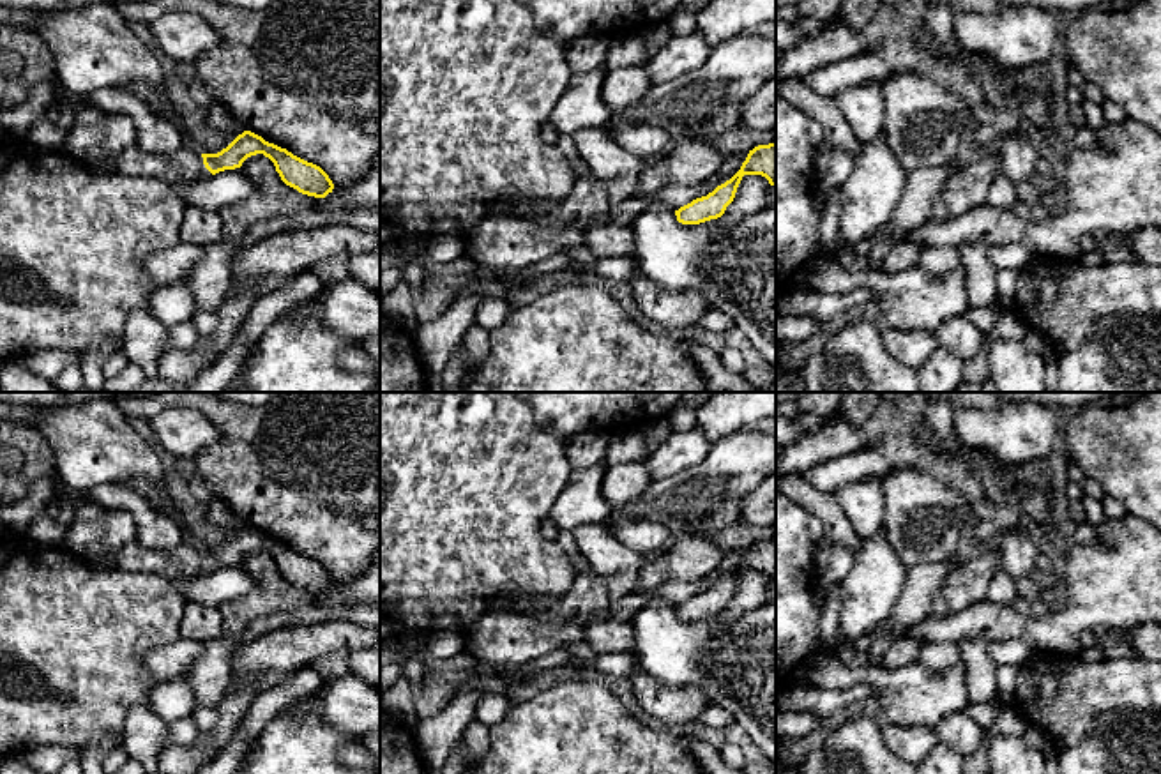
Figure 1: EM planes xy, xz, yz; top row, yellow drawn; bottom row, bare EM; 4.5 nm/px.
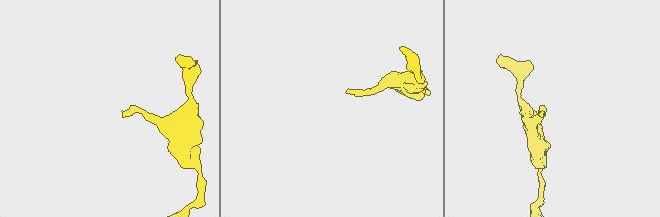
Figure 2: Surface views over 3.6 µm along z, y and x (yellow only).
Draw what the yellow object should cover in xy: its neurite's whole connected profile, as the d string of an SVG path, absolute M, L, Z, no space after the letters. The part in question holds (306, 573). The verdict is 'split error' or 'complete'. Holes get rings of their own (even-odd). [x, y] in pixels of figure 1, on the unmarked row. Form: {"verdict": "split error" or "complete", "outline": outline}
{"verdict": "split error", "outline": "M251 527L239 530L217 550L203 550L194 541L184 541L177 548L161 551L143 548L134 541L113 553L106 564L125 573L156 573L170 580L198 580L219 567L240 564L247 553L256 550L269 553L281 576L302 590L325 594L334 585L332 576L320 562L265 537Z"}

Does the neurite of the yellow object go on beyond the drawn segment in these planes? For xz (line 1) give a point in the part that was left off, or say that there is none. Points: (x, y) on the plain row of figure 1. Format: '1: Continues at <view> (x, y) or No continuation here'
1: No continuation here

